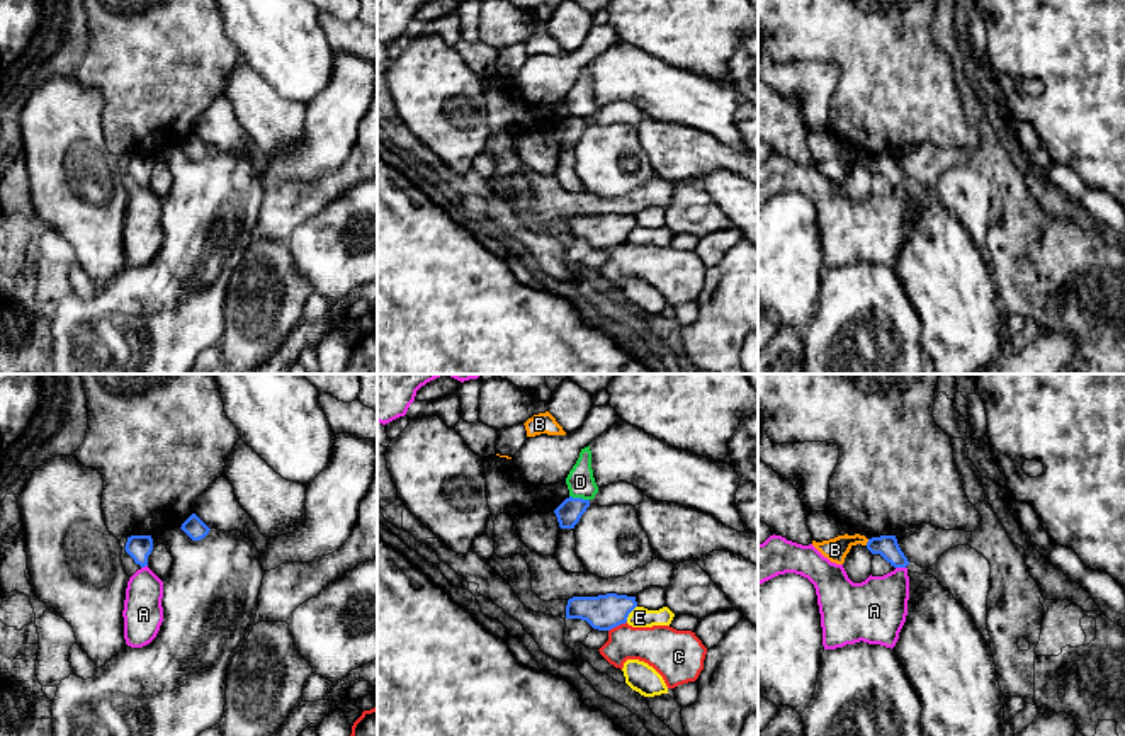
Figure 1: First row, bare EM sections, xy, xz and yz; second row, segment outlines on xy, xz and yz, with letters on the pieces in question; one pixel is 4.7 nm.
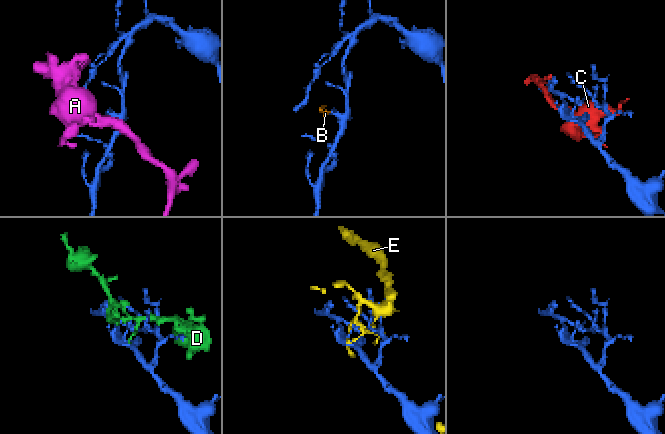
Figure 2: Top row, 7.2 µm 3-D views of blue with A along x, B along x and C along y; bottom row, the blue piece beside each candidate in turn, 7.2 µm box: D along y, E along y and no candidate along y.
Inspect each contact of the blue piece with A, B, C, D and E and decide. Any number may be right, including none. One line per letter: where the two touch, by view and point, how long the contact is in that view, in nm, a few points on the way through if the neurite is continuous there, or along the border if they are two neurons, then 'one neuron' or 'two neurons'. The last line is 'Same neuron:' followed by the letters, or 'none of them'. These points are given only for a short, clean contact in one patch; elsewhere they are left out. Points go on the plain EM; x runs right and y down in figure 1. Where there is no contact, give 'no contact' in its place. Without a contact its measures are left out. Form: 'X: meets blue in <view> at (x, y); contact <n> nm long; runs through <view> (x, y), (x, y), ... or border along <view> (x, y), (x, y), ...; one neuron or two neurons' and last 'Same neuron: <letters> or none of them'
A: meets blue in yz at (901, 186); contact 50 nm long; two neurons
B: meets blue in yz at (867, 162); contact 40 nm long; border along yz (869, 158), (865, 164); two neurons
C: meets blue in xz at (617, 243); contact 100 nm long; two neurons
D: meets blue in xz at (580, 118); contact 100 nm long; two neurons
E: meets blue in xz at (629, 232); contact 90 nm long; two neurons
Same neuron: none of them

